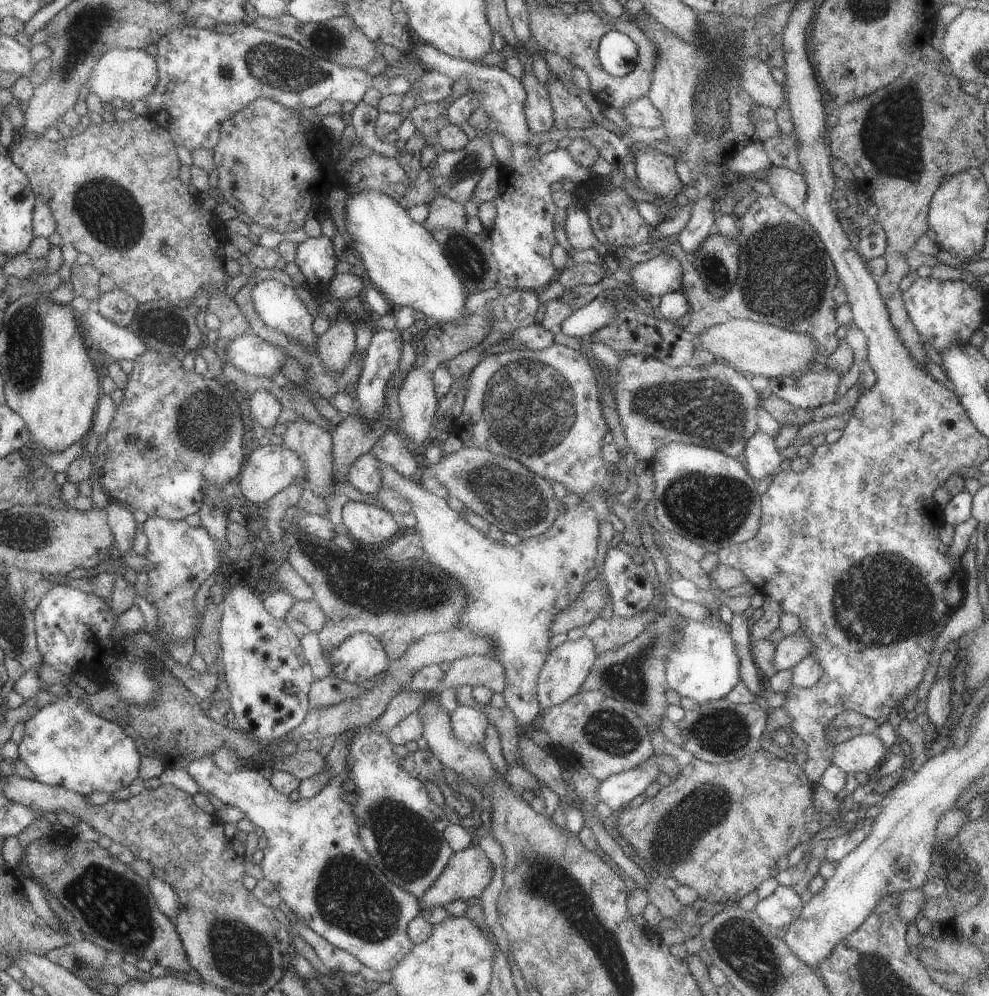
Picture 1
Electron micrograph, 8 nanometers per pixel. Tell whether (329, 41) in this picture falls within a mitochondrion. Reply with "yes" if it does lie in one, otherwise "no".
yes

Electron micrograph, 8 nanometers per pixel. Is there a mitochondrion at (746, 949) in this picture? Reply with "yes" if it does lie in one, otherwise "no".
yes

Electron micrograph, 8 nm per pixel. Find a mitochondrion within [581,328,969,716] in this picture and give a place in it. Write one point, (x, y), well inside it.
(882, 598)

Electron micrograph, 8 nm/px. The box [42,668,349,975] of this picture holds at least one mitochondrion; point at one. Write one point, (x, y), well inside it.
(117, 910)

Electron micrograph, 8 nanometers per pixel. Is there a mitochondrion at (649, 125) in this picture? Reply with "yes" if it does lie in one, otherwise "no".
no

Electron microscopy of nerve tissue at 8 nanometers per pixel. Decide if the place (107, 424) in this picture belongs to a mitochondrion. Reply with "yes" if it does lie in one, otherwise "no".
no

